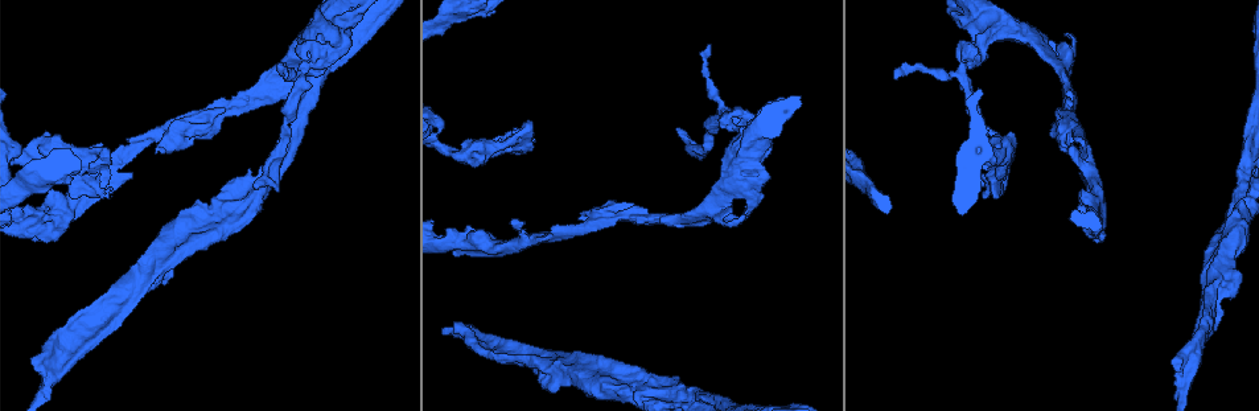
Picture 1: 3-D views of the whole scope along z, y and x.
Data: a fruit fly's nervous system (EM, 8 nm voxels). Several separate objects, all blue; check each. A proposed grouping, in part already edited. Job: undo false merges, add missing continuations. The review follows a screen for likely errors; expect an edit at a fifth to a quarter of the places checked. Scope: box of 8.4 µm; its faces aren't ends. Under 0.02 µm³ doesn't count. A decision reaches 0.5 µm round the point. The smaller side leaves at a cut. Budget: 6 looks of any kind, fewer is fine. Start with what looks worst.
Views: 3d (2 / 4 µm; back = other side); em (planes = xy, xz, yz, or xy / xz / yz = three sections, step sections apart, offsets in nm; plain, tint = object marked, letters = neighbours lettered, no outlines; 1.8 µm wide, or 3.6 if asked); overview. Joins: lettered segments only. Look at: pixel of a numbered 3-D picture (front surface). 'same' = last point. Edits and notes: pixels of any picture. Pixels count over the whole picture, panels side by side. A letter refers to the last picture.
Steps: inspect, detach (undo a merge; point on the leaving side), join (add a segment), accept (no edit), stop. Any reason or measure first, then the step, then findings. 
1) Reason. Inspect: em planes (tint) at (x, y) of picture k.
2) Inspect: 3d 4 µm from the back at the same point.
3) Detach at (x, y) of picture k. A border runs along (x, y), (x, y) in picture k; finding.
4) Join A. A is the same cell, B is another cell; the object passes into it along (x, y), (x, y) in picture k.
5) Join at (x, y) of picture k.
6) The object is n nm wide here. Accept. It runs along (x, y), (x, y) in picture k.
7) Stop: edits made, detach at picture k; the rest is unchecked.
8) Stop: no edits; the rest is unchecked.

Free end. Inspect: em planes (letters) at (1170, 360) of picture 1.

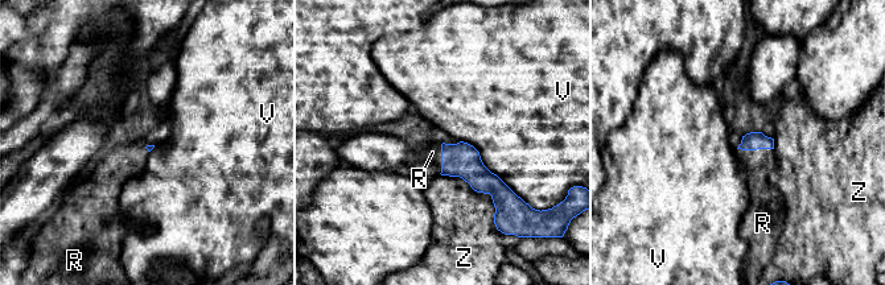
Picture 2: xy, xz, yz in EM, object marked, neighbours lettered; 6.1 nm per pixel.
Join R. R is the same cell, V and Z are other cells; the cell continues.

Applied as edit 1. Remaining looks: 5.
Redraw. Inspect: overview.

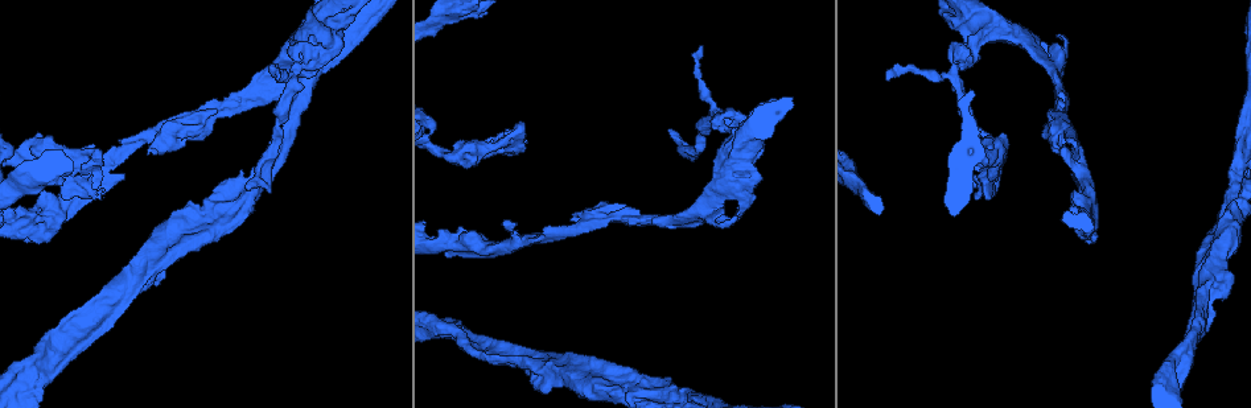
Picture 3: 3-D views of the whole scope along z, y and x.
A narrow waist. Inspect: 3d 4 µm at (534, 243) of picture 3.

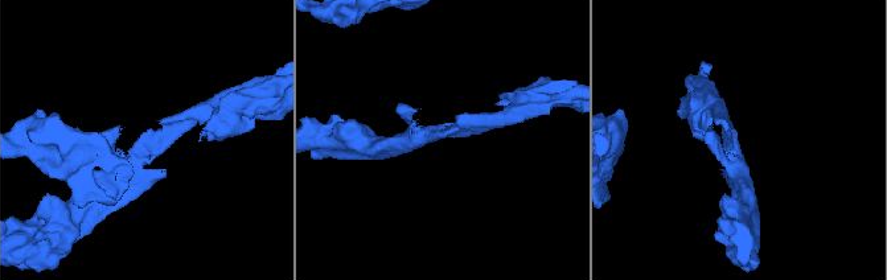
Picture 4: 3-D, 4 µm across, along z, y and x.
Now the EM. Inspect: em xz step 8 (letters) at (143, 147) of picture 4.

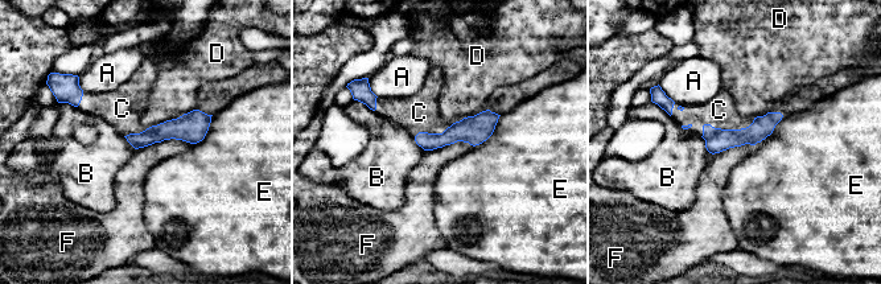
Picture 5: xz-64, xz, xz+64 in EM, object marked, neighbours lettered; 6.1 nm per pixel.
The object is 110 nm wide here. Join C. C is the same cell, A, B, D, E and F are other cells; it goes on there.

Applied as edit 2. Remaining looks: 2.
A fork. Inspect: 3d 4 µm at (106, 316) of picture 3.

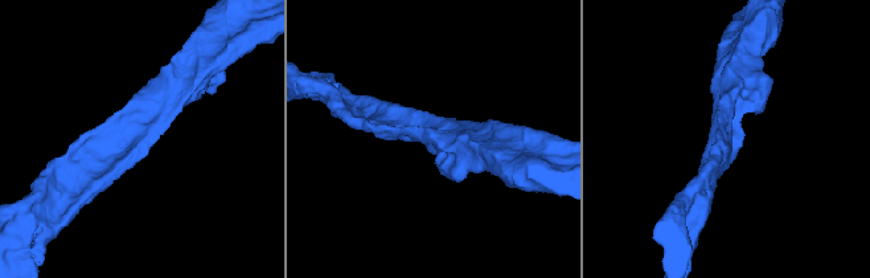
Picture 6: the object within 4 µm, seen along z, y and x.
Shape alone is not enough. Inspect: em planes (letters) at (139, 137) of picture 6.

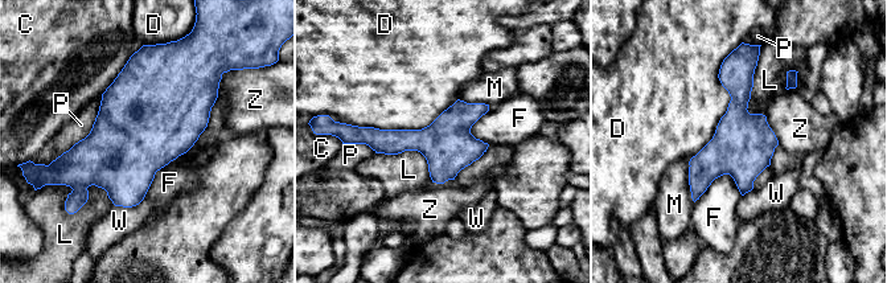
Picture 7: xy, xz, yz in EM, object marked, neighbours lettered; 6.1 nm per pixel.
Accept. C, D, F, L, M, P, W and Z are other cells; all the same cell.

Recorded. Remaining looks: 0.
Stop: edits made, join at picture 2, join at picture 5; the rest is unchecked.

